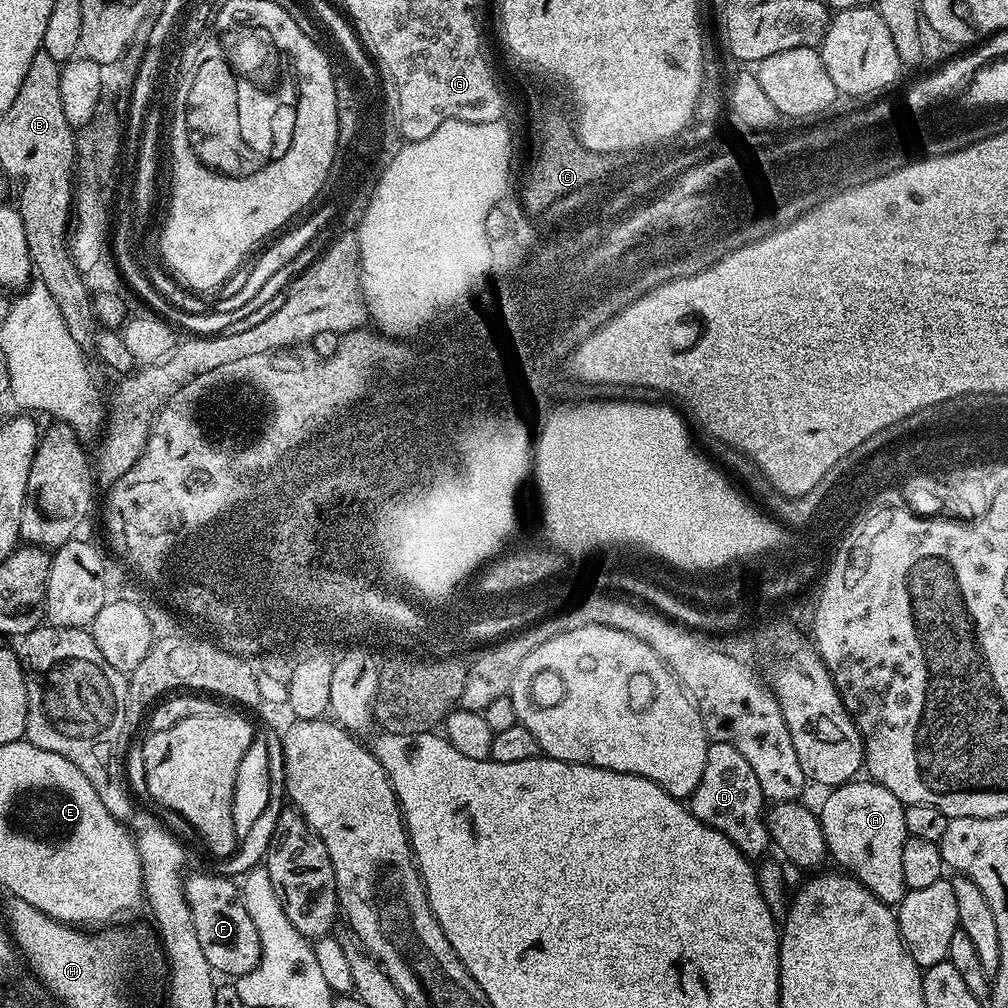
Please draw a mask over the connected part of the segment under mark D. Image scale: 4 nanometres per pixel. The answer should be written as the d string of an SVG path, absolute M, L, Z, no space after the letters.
M726 742L709 743L706 750L706 770L702 770L702 782L690 797L690 807L694 818L706 826L726 834L734 846L749 858L760 858L770 848L768 821L766 819L766 801L762 786L750 767L750 762Z

